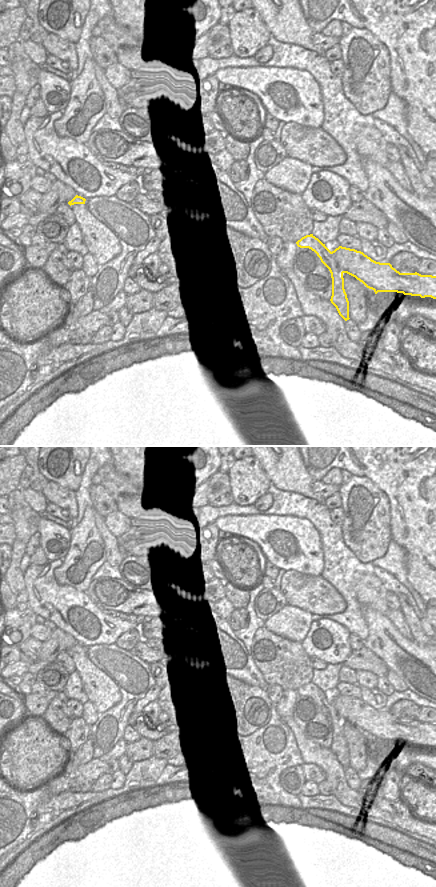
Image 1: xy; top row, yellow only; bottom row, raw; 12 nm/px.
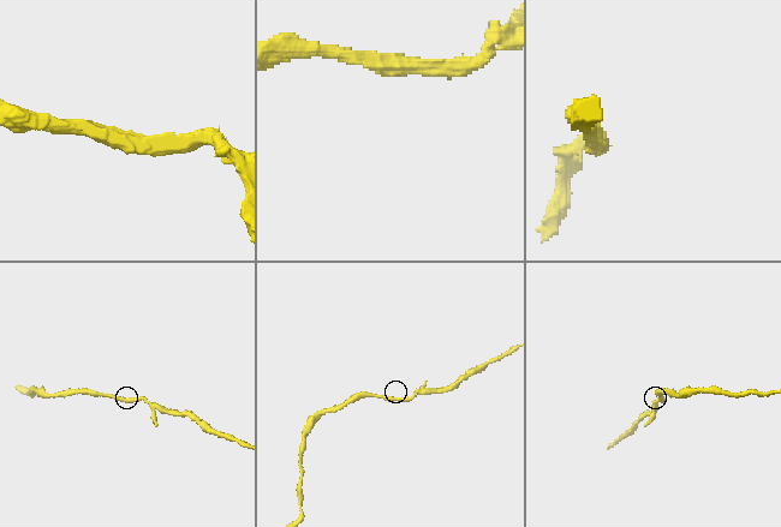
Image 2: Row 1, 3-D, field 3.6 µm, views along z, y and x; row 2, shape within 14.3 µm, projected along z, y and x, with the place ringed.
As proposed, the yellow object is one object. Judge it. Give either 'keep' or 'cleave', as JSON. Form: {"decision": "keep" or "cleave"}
{"decision": "cleave"}

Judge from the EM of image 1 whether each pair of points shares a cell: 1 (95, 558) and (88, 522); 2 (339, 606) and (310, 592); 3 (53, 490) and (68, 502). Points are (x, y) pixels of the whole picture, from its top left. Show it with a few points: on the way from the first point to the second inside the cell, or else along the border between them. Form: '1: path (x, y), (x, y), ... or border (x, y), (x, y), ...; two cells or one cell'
1: path (88, 549), (88, 531); one cell
2: path (332, 602), (317, 596); one cell
3: path (57, 494), (64, 498); one cell

